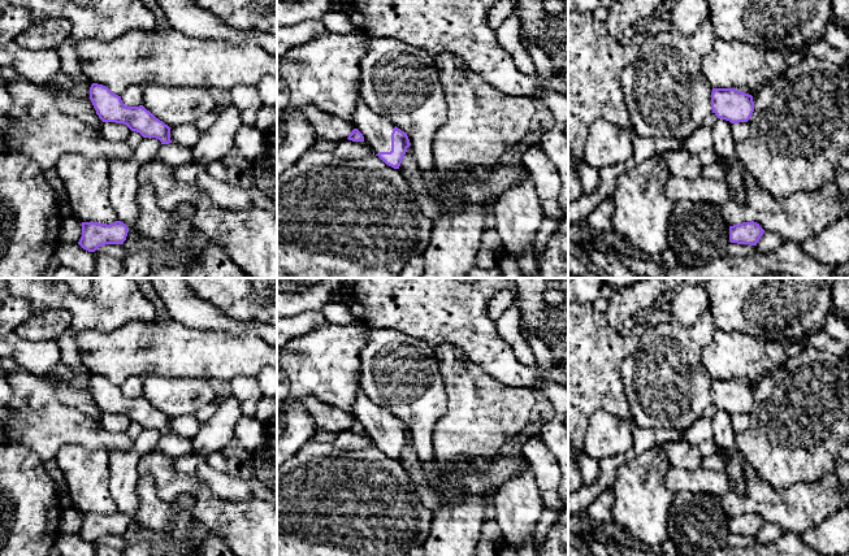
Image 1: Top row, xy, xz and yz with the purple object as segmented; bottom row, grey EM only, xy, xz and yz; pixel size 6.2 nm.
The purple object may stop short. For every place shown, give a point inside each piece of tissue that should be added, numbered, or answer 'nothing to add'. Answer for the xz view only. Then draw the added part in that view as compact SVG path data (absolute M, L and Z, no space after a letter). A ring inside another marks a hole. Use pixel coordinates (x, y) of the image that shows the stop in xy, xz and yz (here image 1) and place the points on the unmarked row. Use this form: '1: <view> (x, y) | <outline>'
1: xz (376, 421) | M360 381L358 382L358 395L352 413L376 446L391 442L391 423L395 417L368 399Z

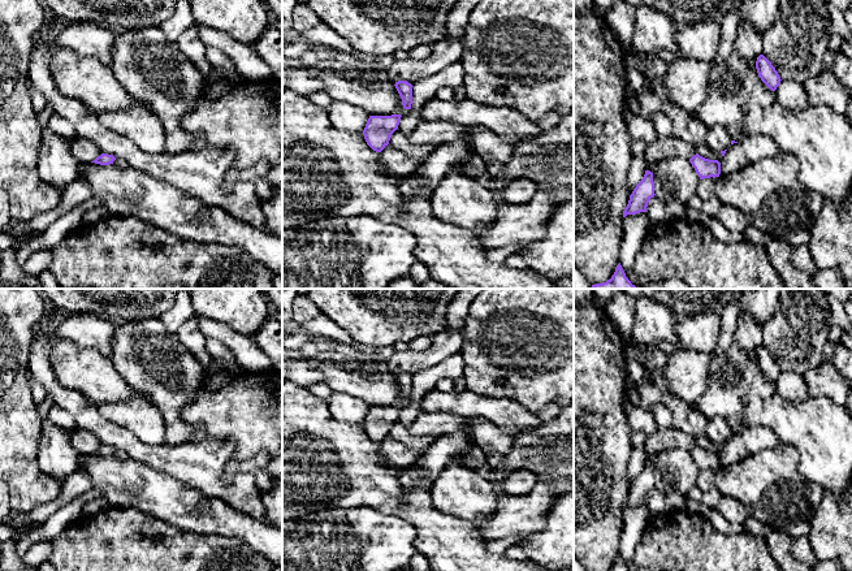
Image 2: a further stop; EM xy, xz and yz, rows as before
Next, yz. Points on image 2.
nothing to add

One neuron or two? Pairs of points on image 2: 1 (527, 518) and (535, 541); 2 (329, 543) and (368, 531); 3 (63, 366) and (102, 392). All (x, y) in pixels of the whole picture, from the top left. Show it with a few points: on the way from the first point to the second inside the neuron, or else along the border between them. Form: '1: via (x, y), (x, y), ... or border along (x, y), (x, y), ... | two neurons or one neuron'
1: border along (550, 506), (541, 530), (520, 535) | two neurons
2: via (338, 543), (357, 543), (359, 540) | one neuron
3: via (72, 366), (78, 368), (93, 383) | one neuron

